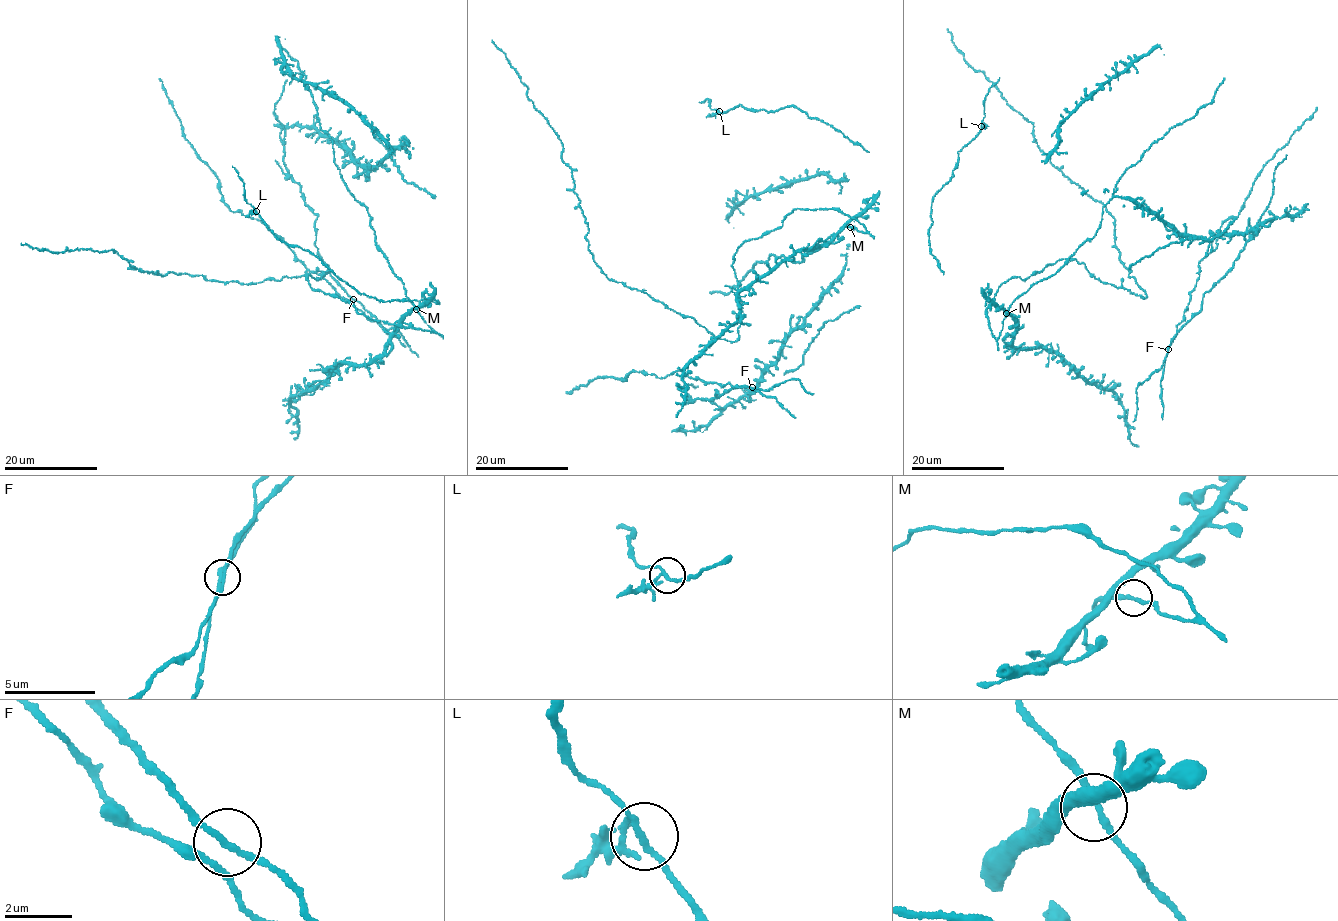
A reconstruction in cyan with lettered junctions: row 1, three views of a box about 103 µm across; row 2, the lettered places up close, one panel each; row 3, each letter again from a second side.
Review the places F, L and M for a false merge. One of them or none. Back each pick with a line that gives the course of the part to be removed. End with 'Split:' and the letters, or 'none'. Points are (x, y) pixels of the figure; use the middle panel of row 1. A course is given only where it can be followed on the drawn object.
L: Course of the part to remove: (719, 111), (710, 107), (711, 99), (699, 102)
Split: L

